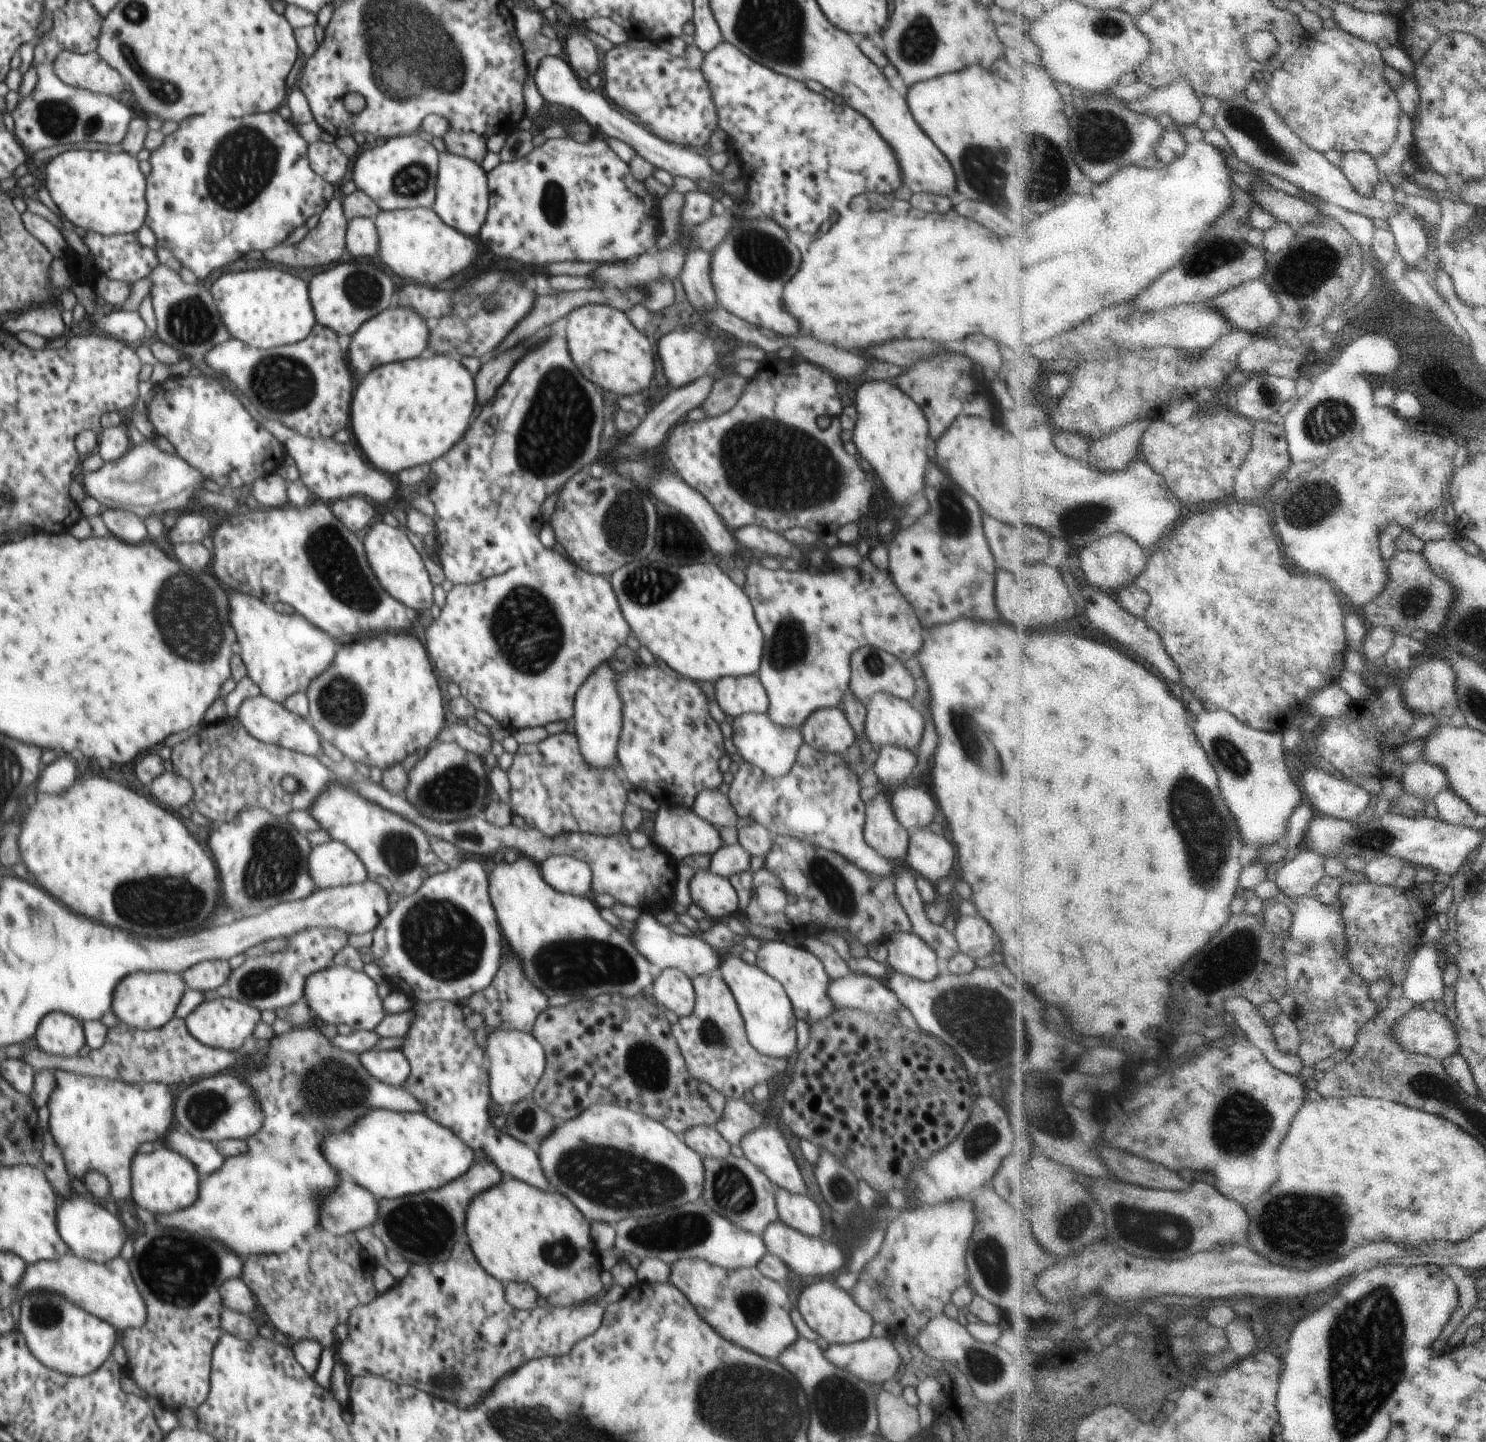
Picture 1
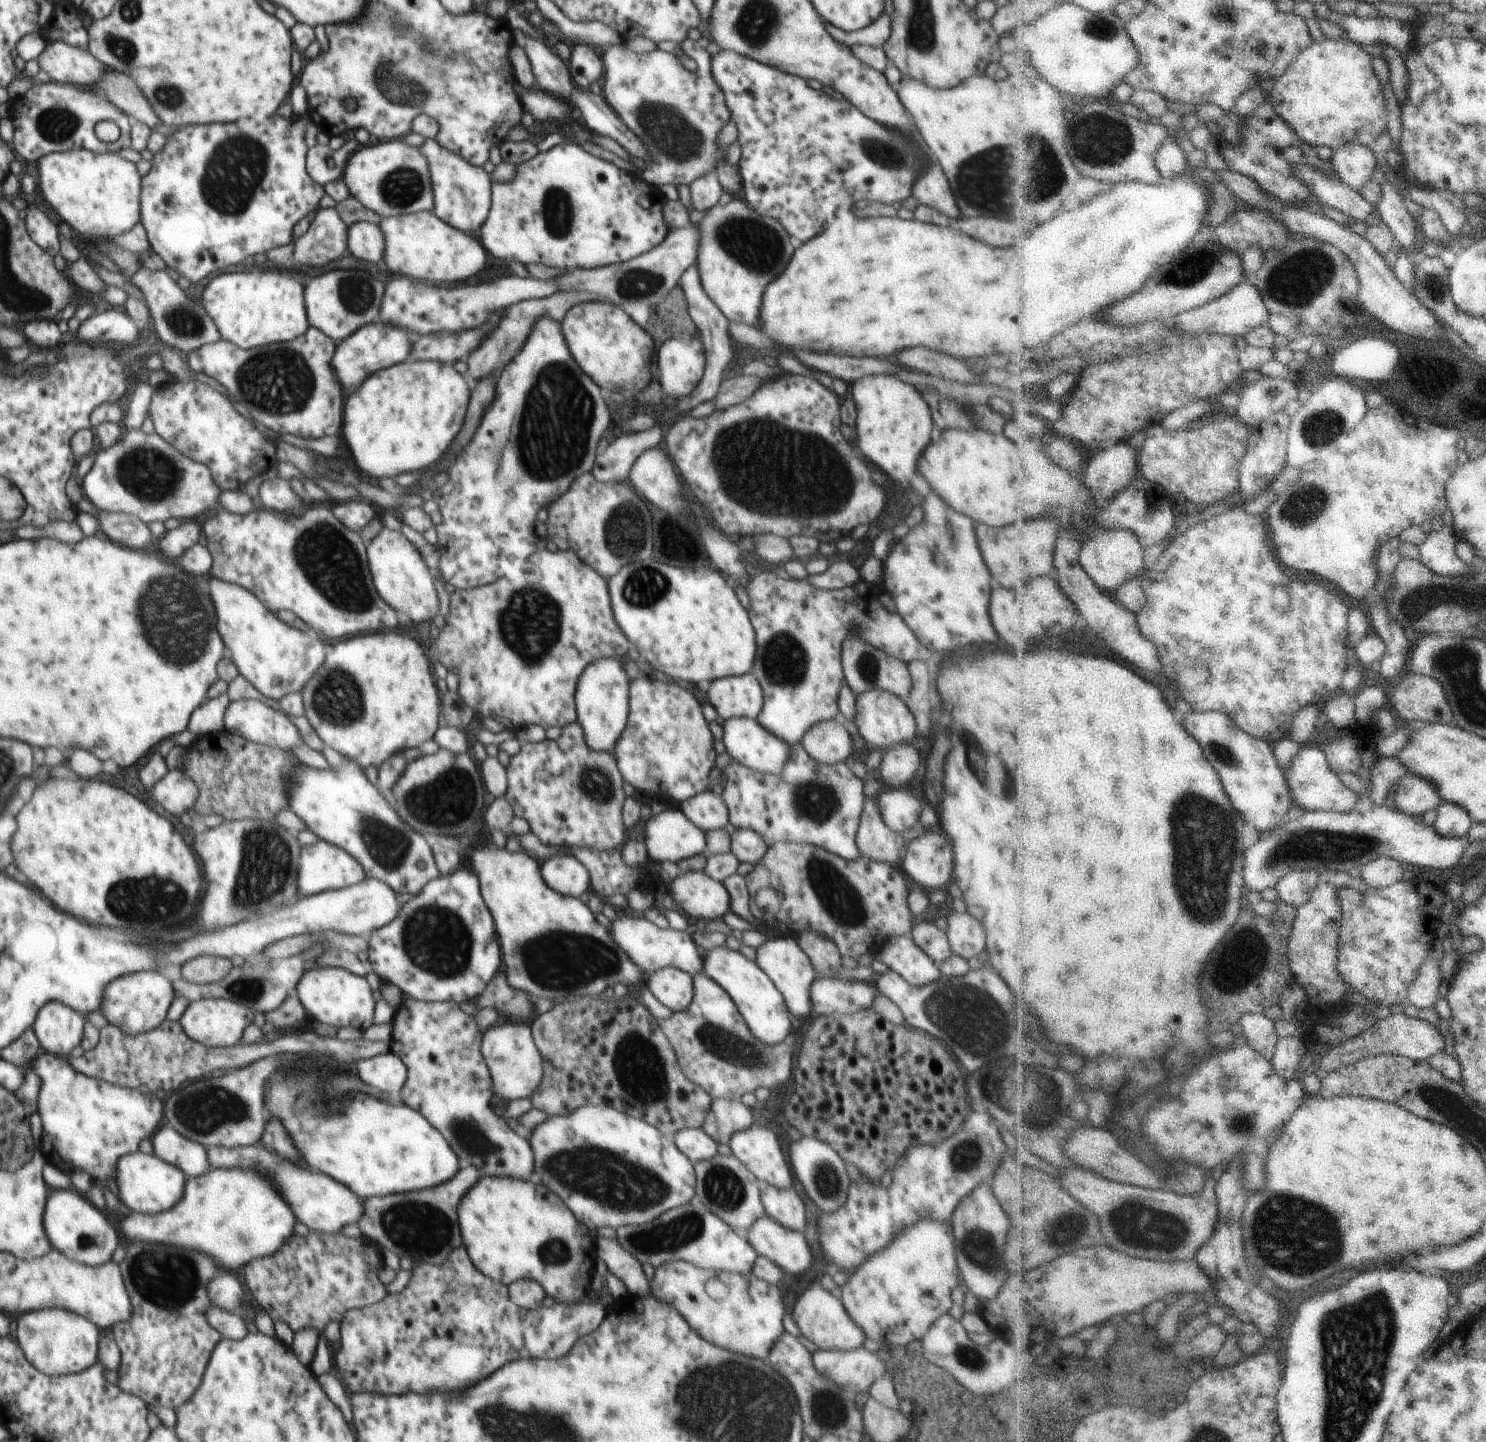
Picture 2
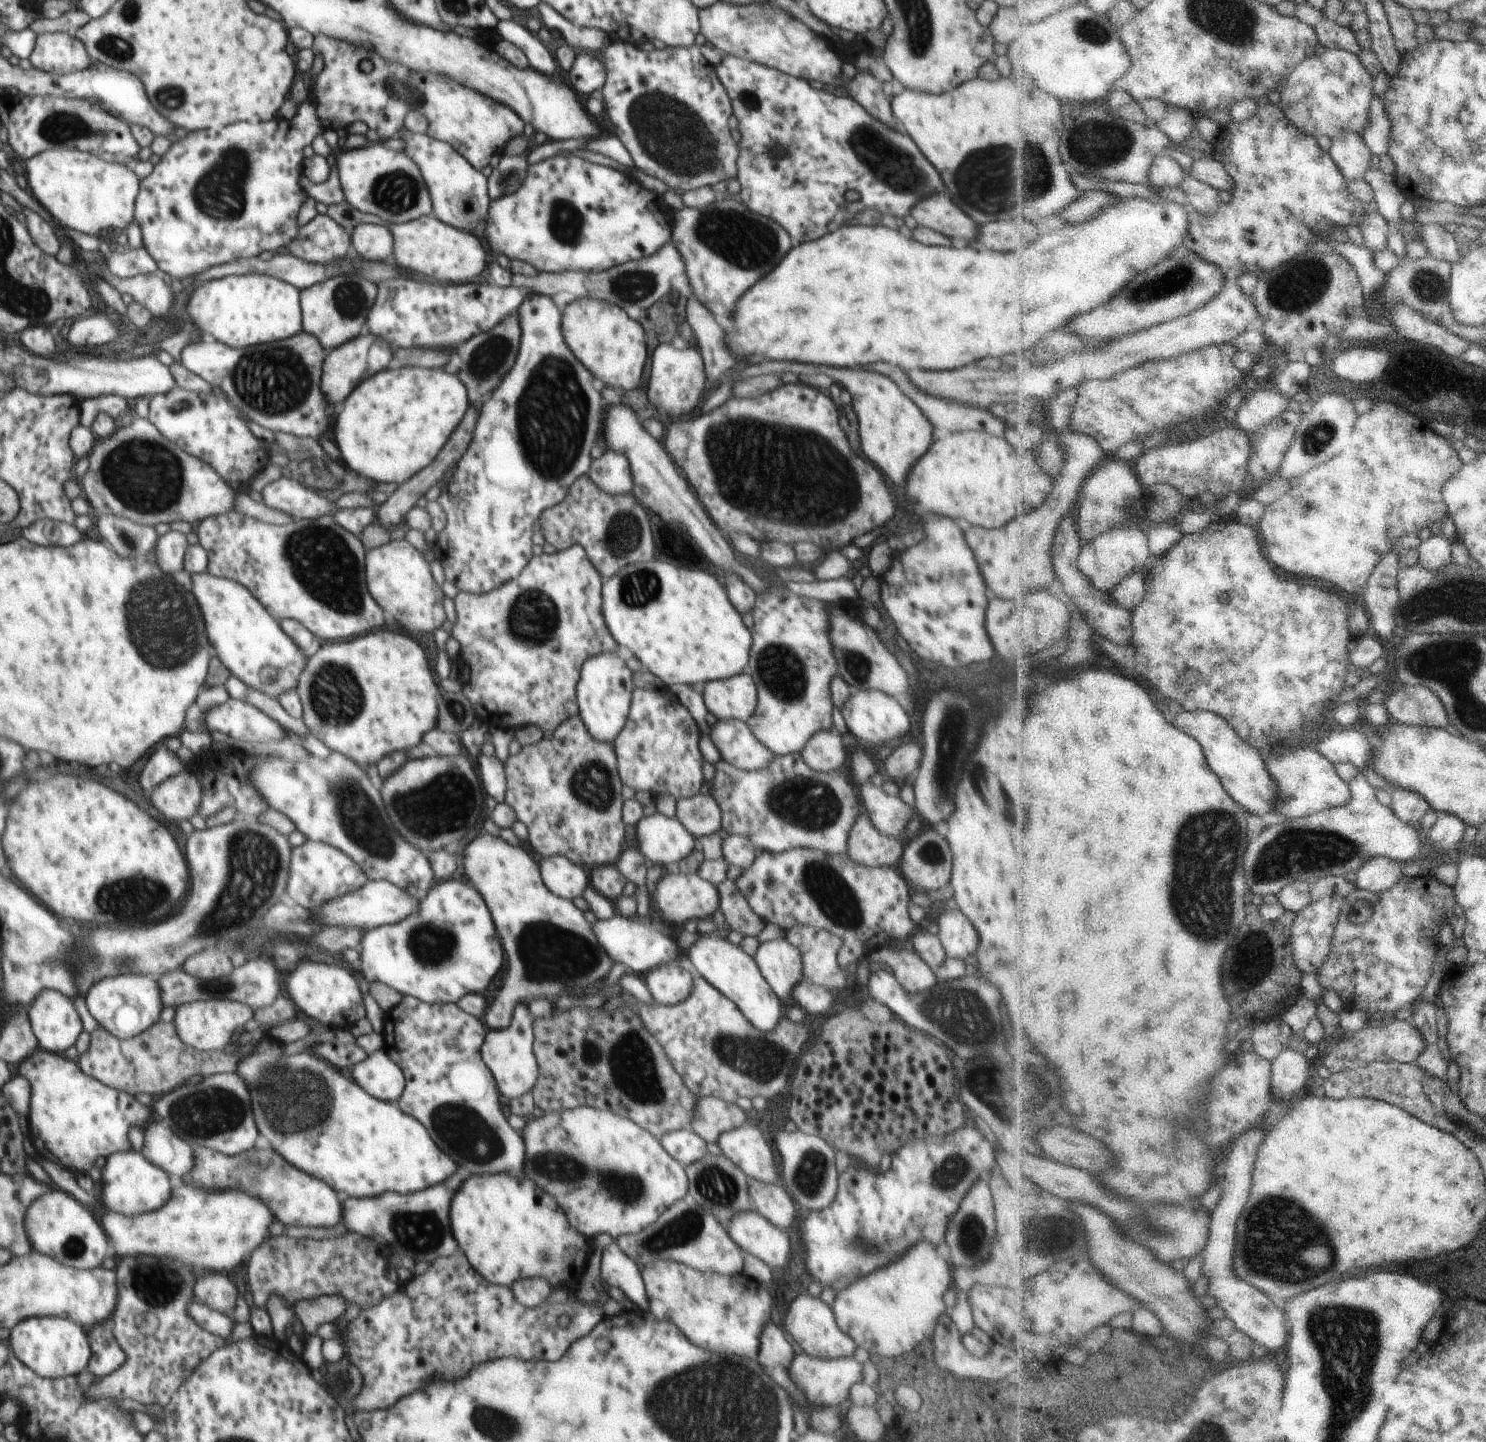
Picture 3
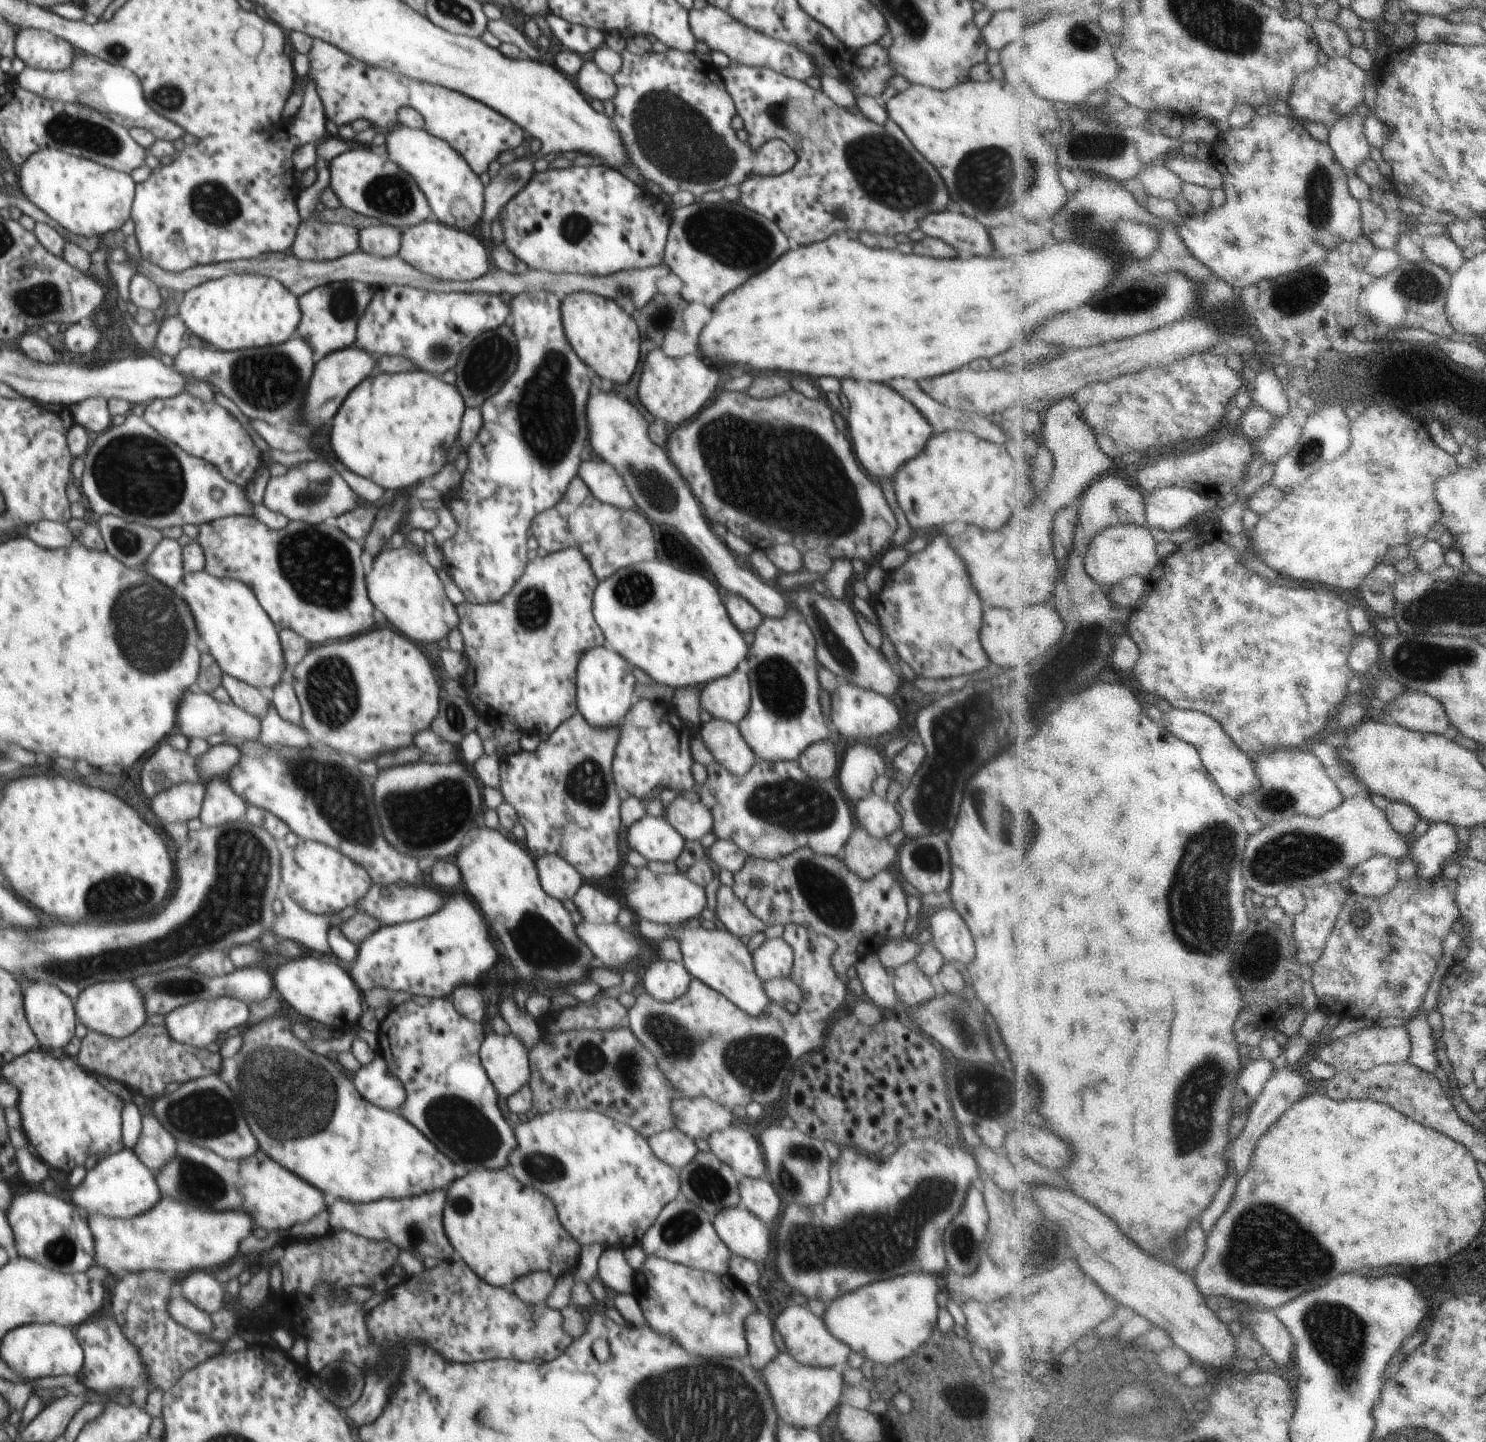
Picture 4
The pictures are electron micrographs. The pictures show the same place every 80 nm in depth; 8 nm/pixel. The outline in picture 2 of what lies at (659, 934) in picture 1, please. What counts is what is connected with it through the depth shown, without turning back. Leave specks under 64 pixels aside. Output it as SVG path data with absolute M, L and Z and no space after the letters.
M620 911L612 921L608 934L642 973L649 975L659 968L676 967L694 976L703 972L703 956L702 951L692 940L690 931L675 931L670 927L659 928L643 917L626 915L624 911Z

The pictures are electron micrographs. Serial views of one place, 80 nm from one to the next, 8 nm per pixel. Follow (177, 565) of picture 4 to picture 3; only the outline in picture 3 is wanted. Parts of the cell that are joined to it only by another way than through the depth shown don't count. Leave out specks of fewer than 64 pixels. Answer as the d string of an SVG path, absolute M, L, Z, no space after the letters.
M170 531L168 534L159 537L155 549L158 568L167 575L174 577L184 588L191 588L191 576L186 572L183 565L183 558L187 548L188 540L186 535L177 531Z

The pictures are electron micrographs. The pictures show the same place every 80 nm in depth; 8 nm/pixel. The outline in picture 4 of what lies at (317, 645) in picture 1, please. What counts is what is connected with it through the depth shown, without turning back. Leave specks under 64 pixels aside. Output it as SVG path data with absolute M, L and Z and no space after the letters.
M205 570L185 573L180 594L192 613L204 651L212 655L222 672L265 693L273 690L284 673L290 672L285 666L277 628L243 582L217 577Z

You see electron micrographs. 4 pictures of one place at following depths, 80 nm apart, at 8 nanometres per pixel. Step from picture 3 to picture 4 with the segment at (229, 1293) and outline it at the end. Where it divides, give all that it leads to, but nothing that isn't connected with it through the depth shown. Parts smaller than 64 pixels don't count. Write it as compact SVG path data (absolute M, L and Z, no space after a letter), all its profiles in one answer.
M205 1270L192 1271L189 1274L188 1278L179 1280L176 1292L191 1305L209 1315L221 1308L226 1308L222 1284L217 1282L214 1276L210 1276Z

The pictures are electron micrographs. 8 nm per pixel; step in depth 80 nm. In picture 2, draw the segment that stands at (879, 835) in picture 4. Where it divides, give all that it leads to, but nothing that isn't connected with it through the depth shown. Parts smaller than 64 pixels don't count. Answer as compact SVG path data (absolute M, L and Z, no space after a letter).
M889 790L874 796L881 821L895 833L906 832L919 825L918 818L922 810L920 798L904 790Z

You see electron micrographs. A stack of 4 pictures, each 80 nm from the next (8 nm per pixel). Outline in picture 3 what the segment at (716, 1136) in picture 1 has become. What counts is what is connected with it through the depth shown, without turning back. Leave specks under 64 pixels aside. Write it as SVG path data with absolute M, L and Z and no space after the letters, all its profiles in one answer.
M691 1128L667 1132L658 1138L662 1148L683 1167L700 1160L706 1153L706 1142Z

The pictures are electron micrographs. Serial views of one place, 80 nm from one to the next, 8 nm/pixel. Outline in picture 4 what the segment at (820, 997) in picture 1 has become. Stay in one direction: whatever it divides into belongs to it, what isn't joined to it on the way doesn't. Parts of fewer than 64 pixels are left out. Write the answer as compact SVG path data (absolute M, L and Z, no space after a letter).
M768 937L751 953L753 965L761 981L790 977L793 950L782 937Z

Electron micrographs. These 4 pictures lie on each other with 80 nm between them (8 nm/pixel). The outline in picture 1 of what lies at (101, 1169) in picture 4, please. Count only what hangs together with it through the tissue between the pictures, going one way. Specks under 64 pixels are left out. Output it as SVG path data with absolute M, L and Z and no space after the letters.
M156 1142L154 1152L137 1153L131 1158L131 1196L136 1206L154 1215L167 1215L193 1205L198 1196L199 1172L183 1156L168 1150L164 1142Z

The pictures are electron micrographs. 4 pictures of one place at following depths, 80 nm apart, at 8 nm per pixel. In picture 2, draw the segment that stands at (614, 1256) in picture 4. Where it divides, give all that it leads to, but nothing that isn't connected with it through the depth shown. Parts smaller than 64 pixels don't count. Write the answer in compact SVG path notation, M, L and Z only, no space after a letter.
M596 1236L596 1249L597 1256L602 1258L608 1272L618 1278L632 1296L649 1297L649 1280L635 1256L626 1252L616 1239L608 1240L600 1236Z

